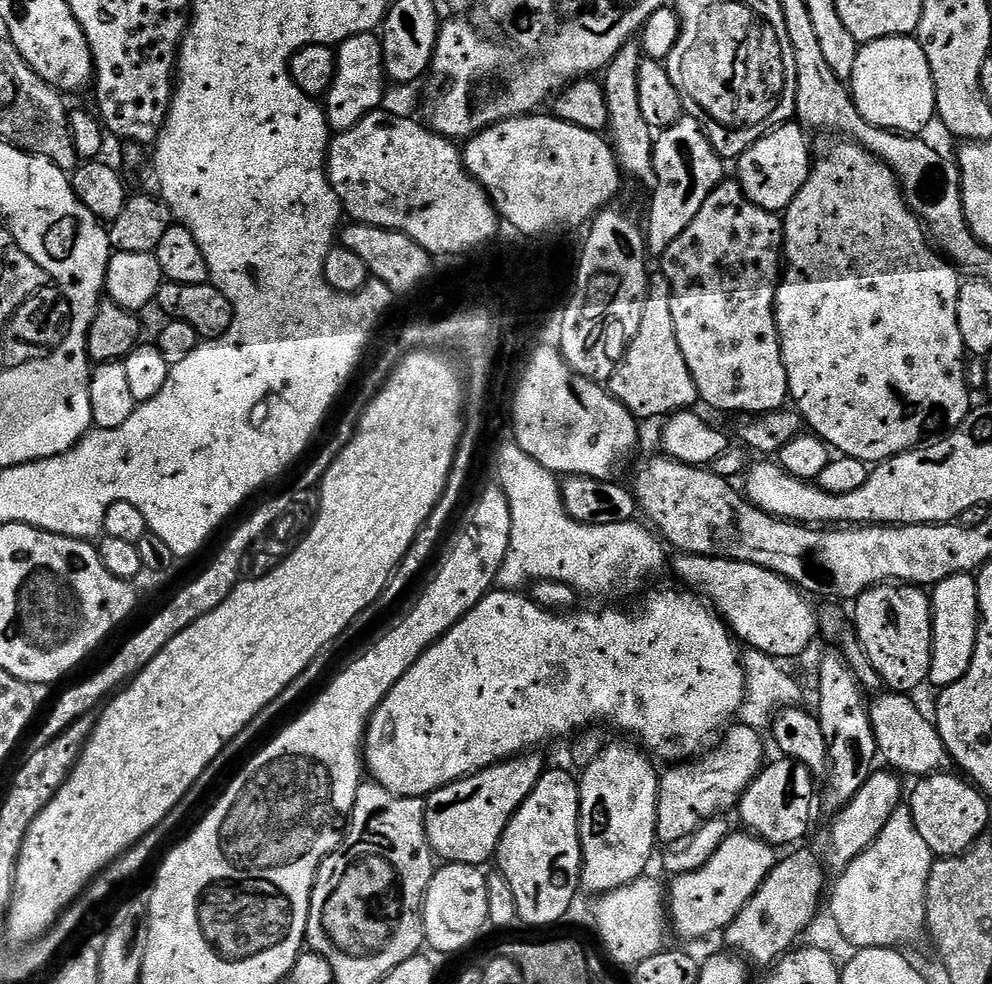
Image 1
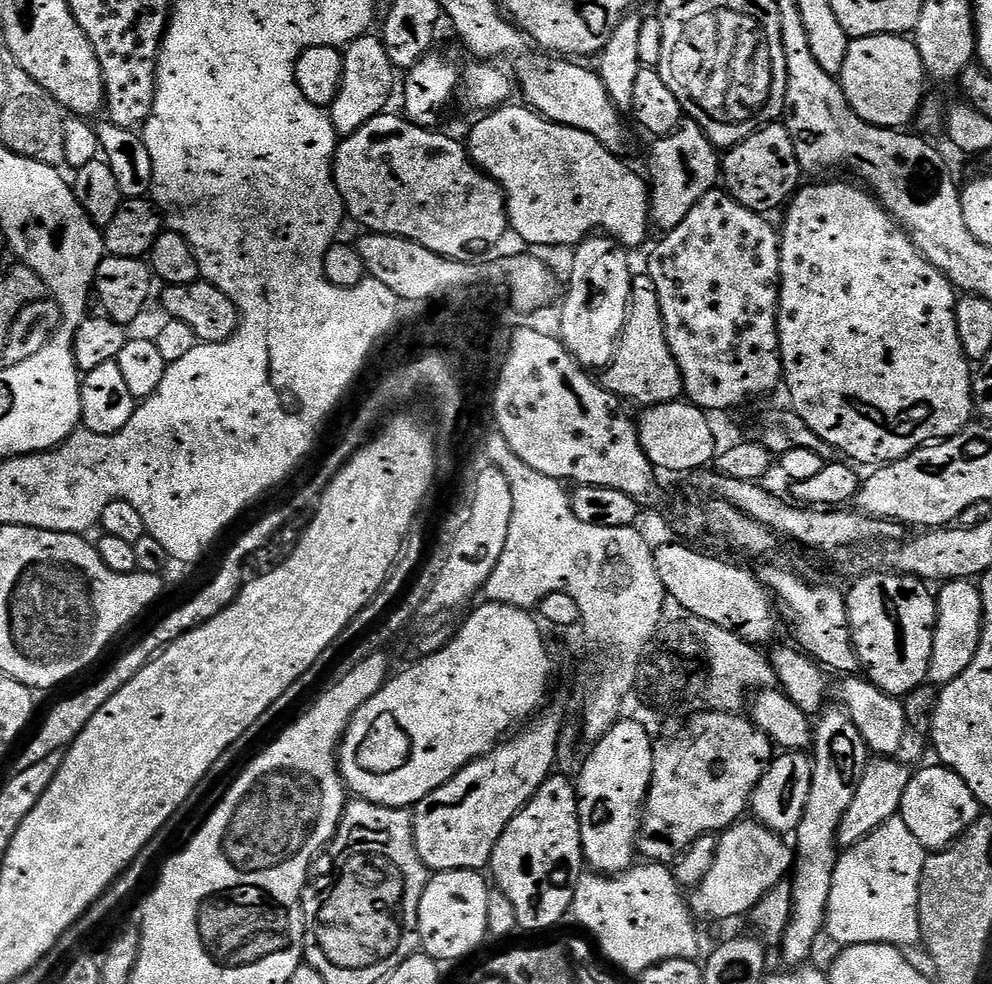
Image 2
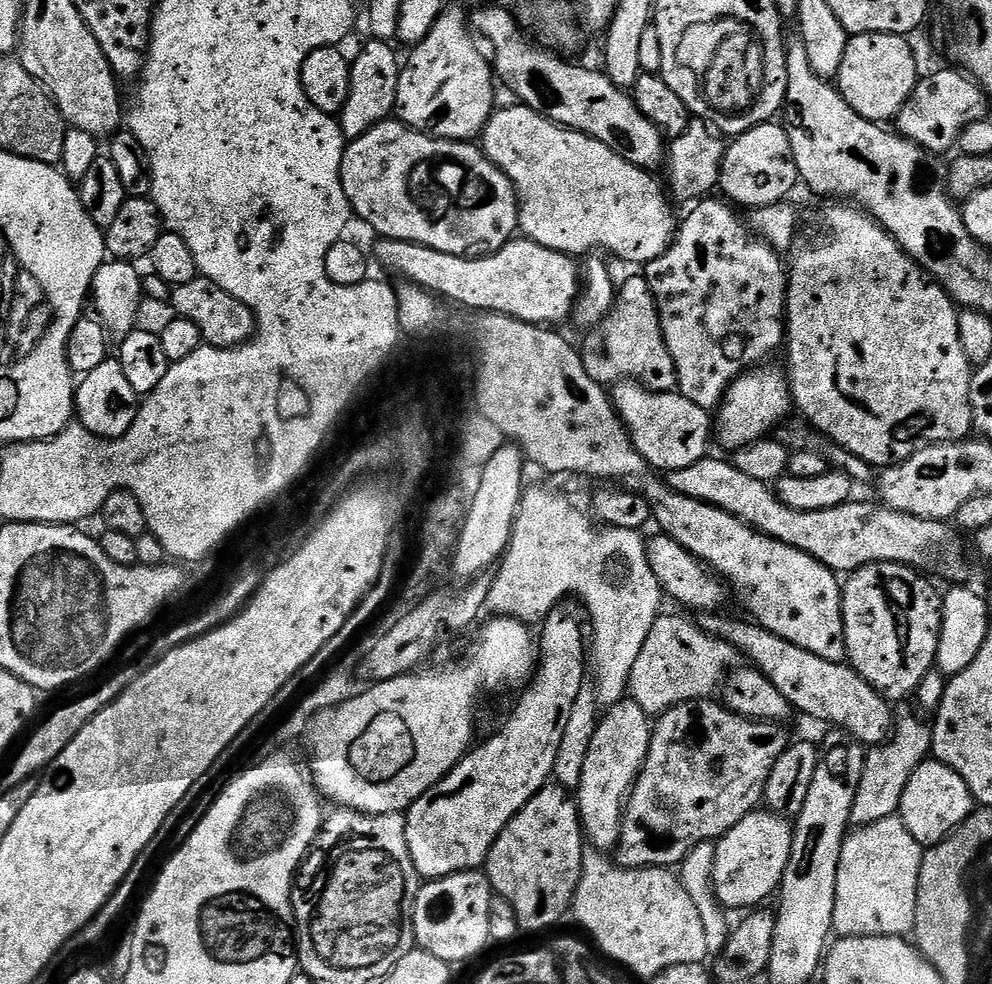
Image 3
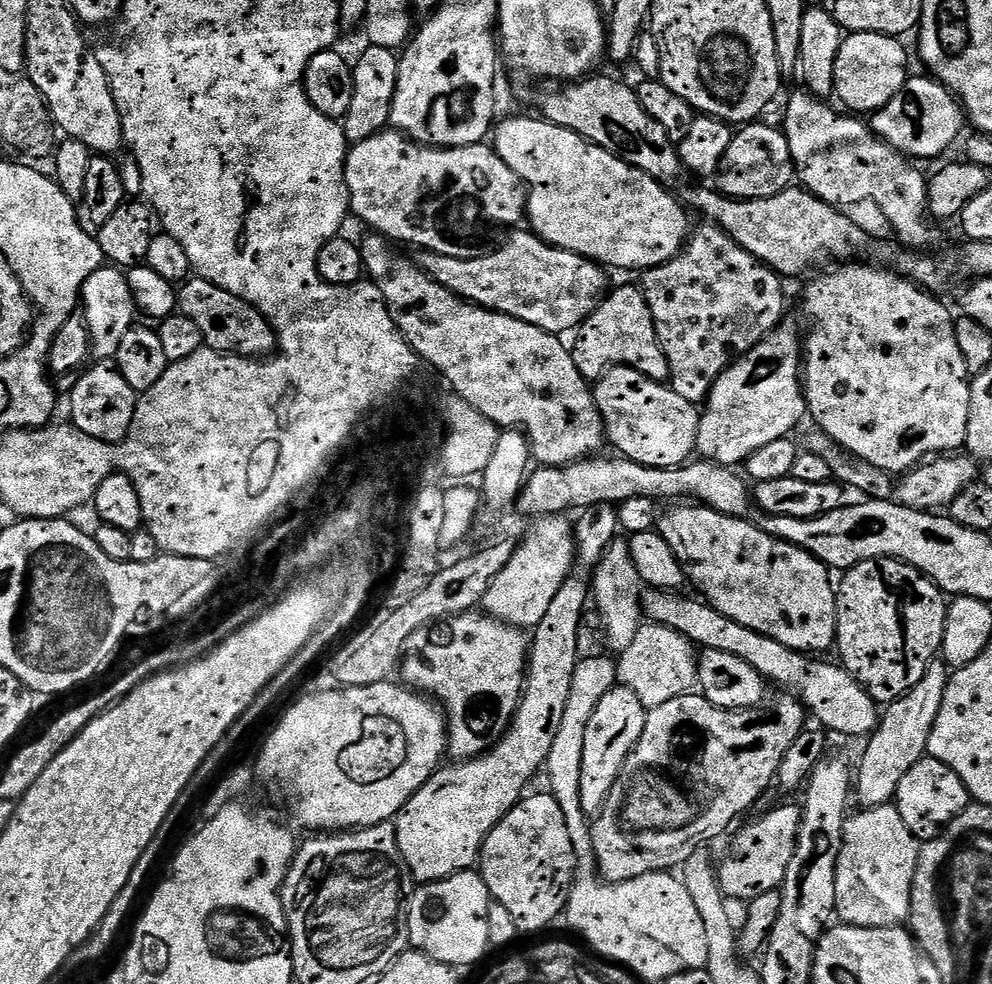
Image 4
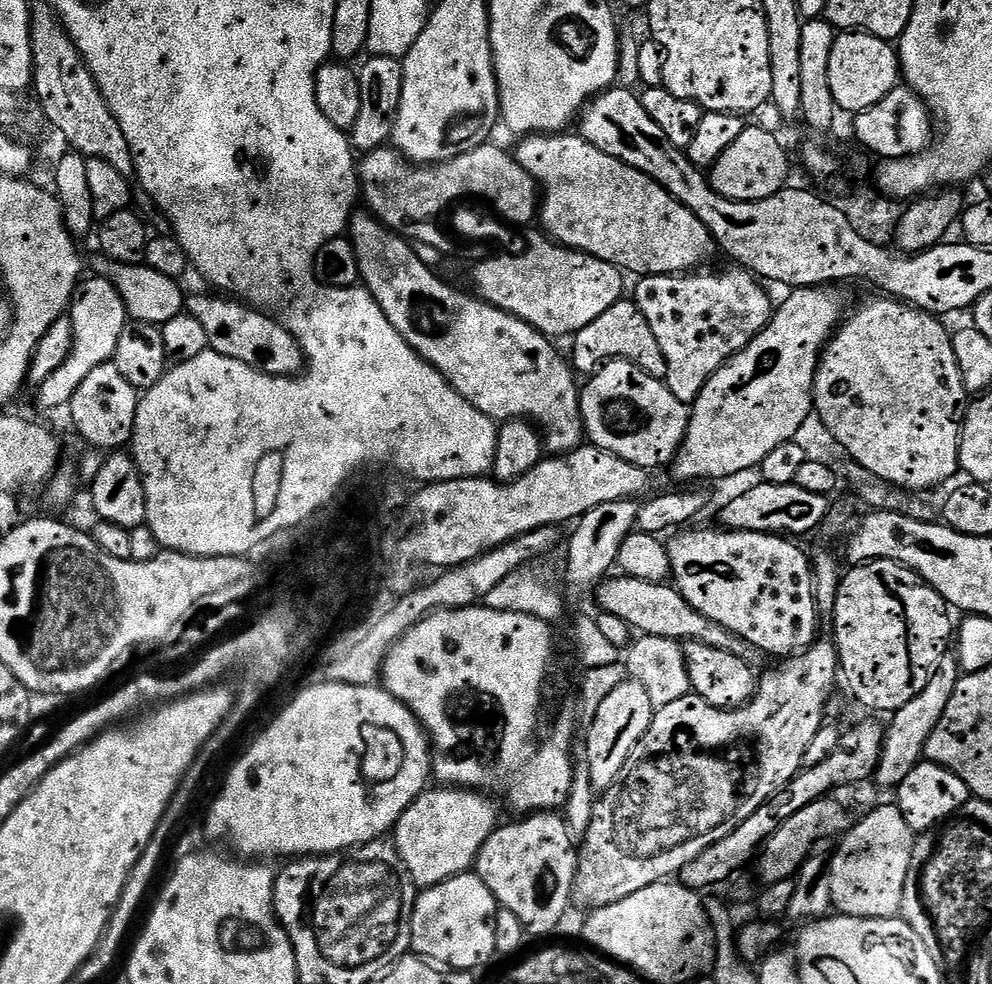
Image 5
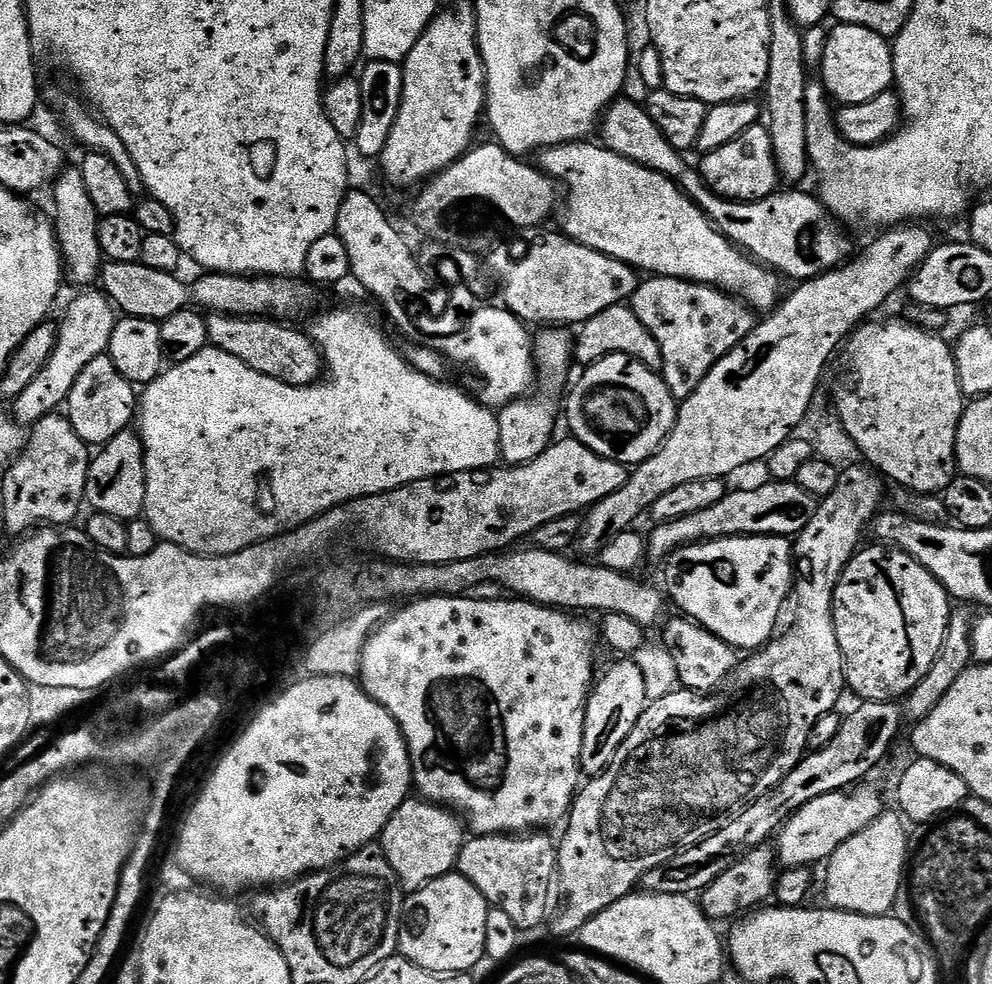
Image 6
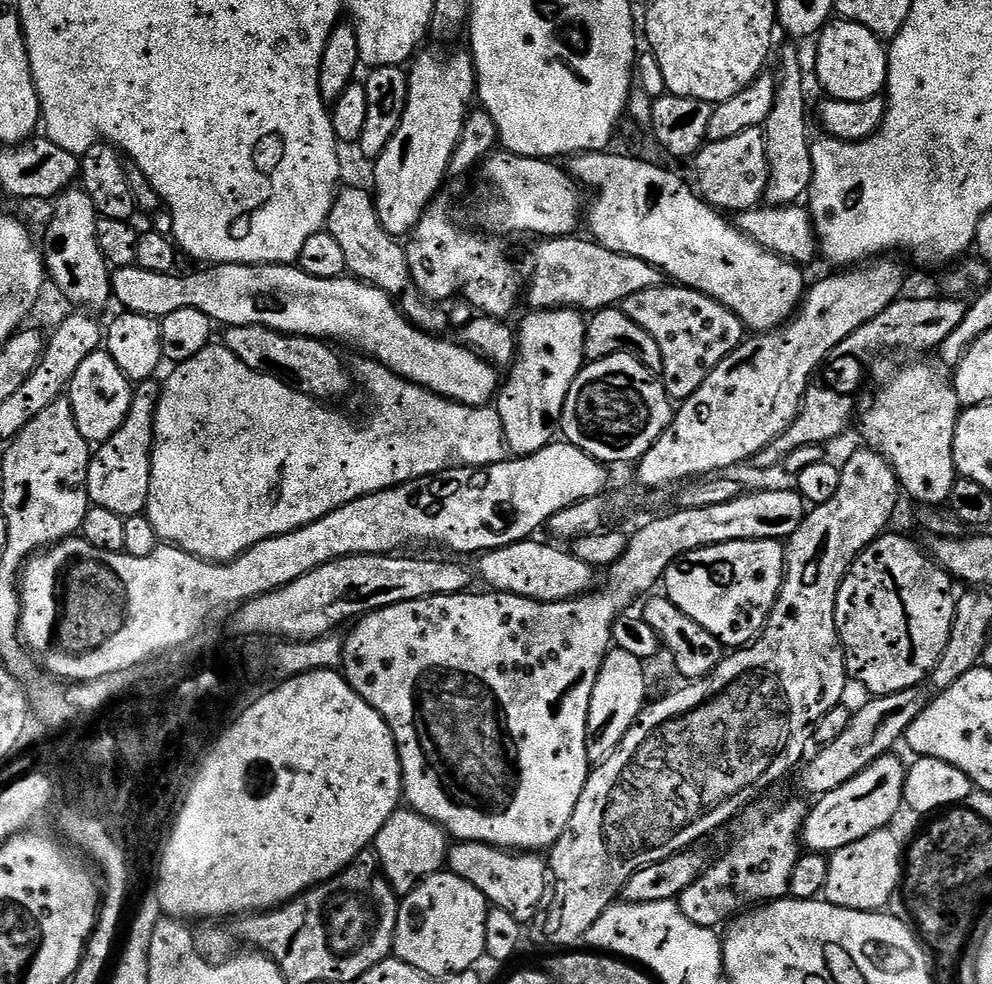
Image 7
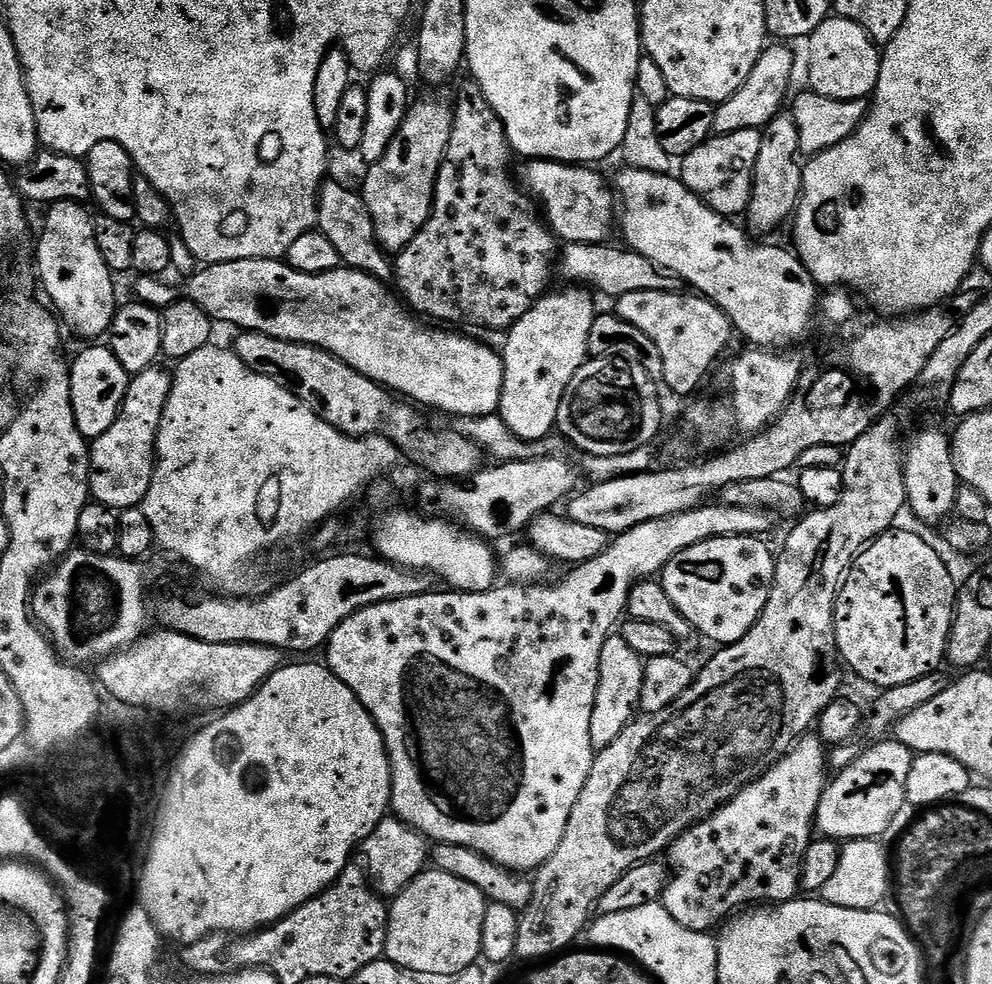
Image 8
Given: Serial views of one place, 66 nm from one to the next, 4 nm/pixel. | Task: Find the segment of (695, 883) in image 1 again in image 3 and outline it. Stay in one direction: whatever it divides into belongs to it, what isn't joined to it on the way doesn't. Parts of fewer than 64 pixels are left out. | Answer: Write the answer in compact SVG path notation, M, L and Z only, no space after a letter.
M753 810L744 816L715 841L716 861L712 885L716 887L716 899L725 909L752 910L763 905L768 895L775 893L784 881L784 871L790 862L793 825L785 817L771 811Z

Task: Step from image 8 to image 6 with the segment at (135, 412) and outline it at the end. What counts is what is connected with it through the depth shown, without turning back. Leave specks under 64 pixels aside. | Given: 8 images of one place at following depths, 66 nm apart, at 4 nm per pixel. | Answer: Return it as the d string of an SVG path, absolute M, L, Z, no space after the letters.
M129 430L110 438L108 444L91 457L88 465L88 481L84 491L87 507L92 512L110 514L122 521L139 520L145 515L146 466L144 444L135 431Z

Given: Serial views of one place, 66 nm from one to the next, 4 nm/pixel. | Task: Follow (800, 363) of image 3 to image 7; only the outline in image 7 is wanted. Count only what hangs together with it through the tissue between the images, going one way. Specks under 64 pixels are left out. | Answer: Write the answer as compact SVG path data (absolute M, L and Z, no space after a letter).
M908 364L905 368L898 369L881 386L880 393L869 402L868 409L858 416L858 432L863 443L887 458L888 465L900 479L901 489L907 495L909 492L920 506L943 505L958 479L954 466L954 430L962 405L958 402L951 379L947 375L944 377L945 373L933 364Z

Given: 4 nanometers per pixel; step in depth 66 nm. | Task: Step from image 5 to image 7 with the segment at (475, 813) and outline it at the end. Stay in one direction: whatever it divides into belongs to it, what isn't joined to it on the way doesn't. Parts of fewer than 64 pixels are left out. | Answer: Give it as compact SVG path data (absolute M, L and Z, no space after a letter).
M397 810L386 818L374 841L375 859L397 897L409 896L428 876L441 871L447 861L448 838L439 824L411 810Z

